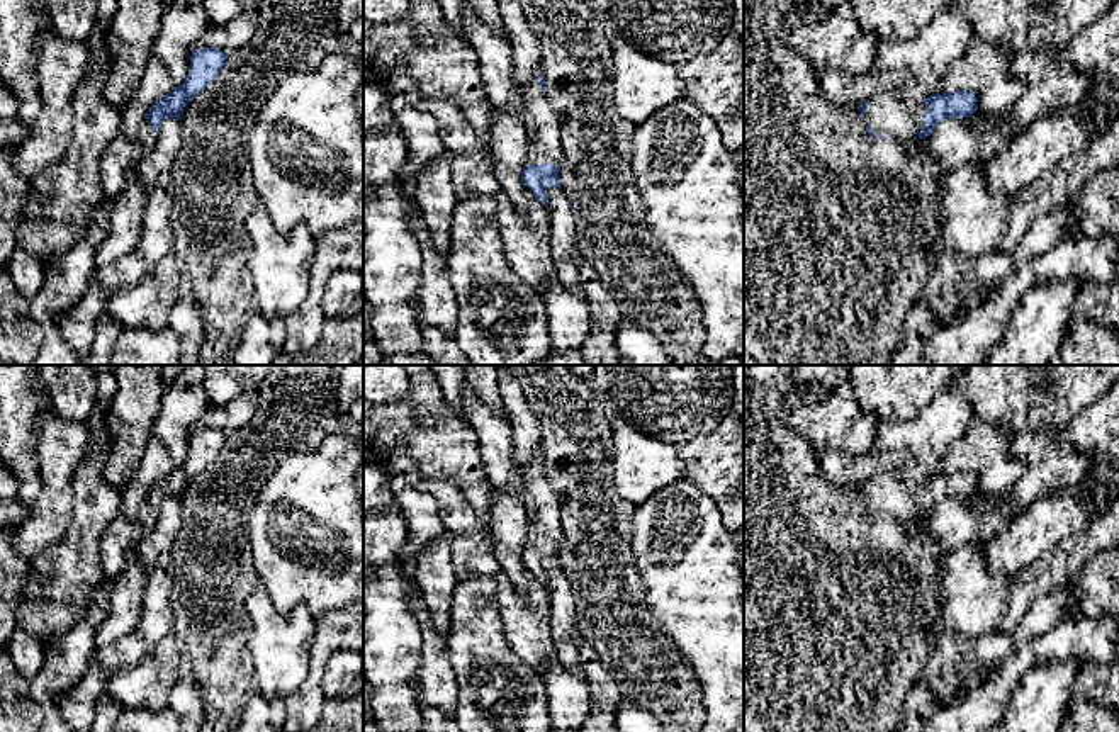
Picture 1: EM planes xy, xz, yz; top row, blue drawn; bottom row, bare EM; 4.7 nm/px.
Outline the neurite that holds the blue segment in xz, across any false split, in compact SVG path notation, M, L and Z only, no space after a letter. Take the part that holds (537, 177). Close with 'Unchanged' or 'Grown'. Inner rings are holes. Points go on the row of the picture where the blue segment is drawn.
M542 73L528 78L521 87L521 93L535 122L535 131L528 134L526 165L521 172L521 182L547 207L547 189L559 187L562 190L559 175L564 158L560 119L547 104Z. Grown

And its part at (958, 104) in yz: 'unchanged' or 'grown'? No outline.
grown

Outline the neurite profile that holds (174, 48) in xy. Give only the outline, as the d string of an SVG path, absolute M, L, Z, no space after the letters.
M172 0L166 5L151 54L168 70L175 87L187 80L190 56L209 25L204 0Z

